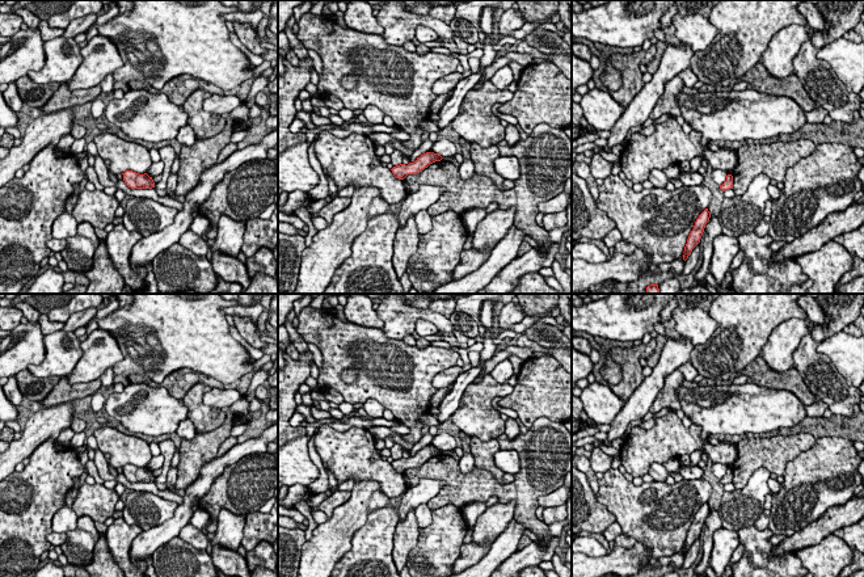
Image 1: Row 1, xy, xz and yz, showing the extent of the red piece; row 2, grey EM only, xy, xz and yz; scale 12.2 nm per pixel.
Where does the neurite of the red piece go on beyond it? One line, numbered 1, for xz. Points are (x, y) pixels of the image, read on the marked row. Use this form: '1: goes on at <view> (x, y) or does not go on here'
1: does not go on here

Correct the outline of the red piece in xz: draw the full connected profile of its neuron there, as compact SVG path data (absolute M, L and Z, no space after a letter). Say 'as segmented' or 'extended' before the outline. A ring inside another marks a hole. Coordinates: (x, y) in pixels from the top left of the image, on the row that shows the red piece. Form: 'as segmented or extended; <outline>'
as segmented; M426 152L417 157L414 163L409 163L408 165L400 164L393 167L391 170L396 178L404 180L408 174L417 174L427 168L430 164L441 161L442 159L443 157L438 153Z

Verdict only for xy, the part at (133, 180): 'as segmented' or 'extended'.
as segmented

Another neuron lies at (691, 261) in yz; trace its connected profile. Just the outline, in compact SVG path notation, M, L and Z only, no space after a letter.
M697 244L691 254L688 256L688 258L684 261L684 268L683 268L683 271L682 274L687 275L690 274L694 268L696 266L697 261L699 261L699 253L700 253L700 244Z

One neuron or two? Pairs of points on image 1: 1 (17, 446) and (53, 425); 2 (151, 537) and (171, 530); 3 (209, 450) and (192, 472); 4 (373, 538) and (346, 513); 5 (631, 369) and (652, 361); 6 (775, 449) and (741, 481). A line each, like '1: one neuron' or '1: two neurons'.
1: one neuron
2: one neuron
3: one neuron
4: two neurons
5: two neurons
6: one neuron

